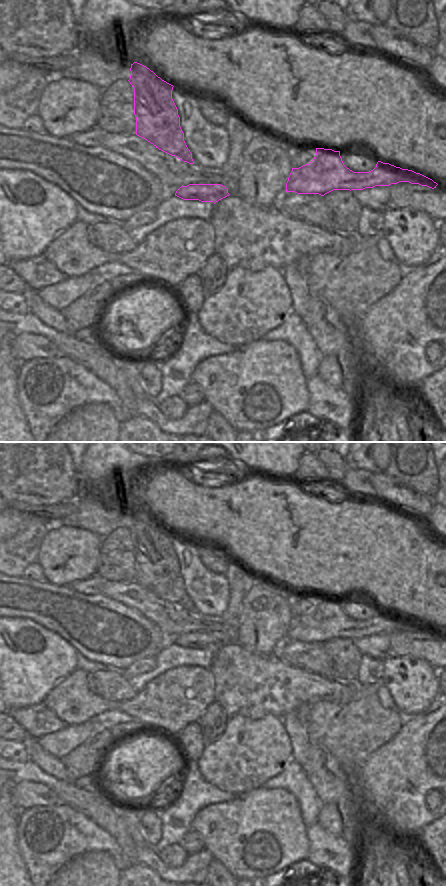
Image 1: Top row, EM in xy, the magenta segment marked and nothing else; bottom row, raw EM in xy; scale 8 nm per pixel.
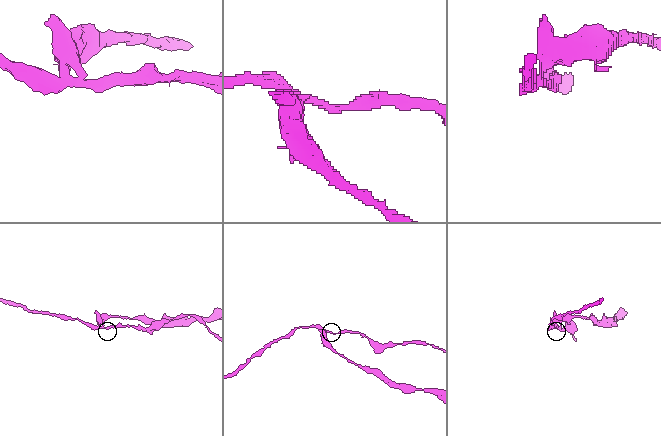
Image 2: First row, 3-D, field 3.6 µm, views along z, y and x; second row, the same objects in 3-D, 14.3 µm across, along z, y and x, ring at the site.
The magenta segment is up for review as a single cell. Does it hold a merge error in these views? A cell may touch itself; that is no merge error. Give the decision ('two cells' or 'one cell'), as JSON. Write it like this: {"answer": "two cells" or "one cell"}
{"answer": "two cells"}

